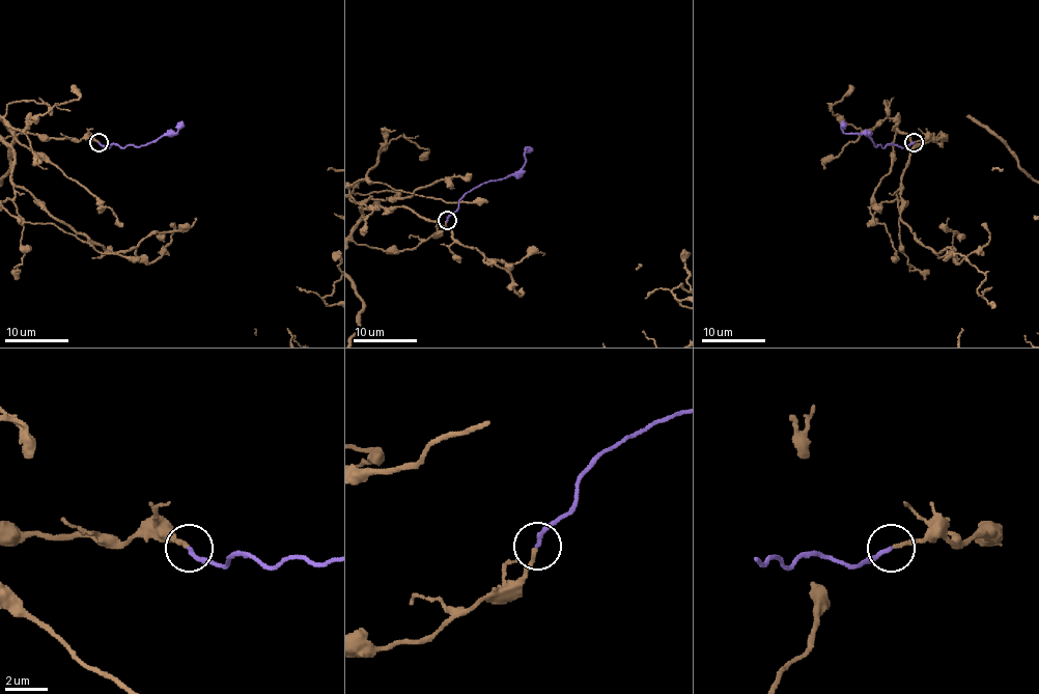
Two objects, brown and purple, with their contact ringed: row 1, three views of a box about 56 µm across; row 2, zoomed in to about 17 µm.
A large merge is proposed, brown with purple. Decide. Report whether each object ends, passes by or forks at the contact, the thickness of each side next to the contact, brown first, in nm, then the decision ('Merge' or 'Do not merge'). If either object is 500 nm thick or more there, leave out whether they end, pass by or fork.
At the ring brown ends. At the ring purple ends. Thickness 180 nm (brown) against 200 nm. Merge

